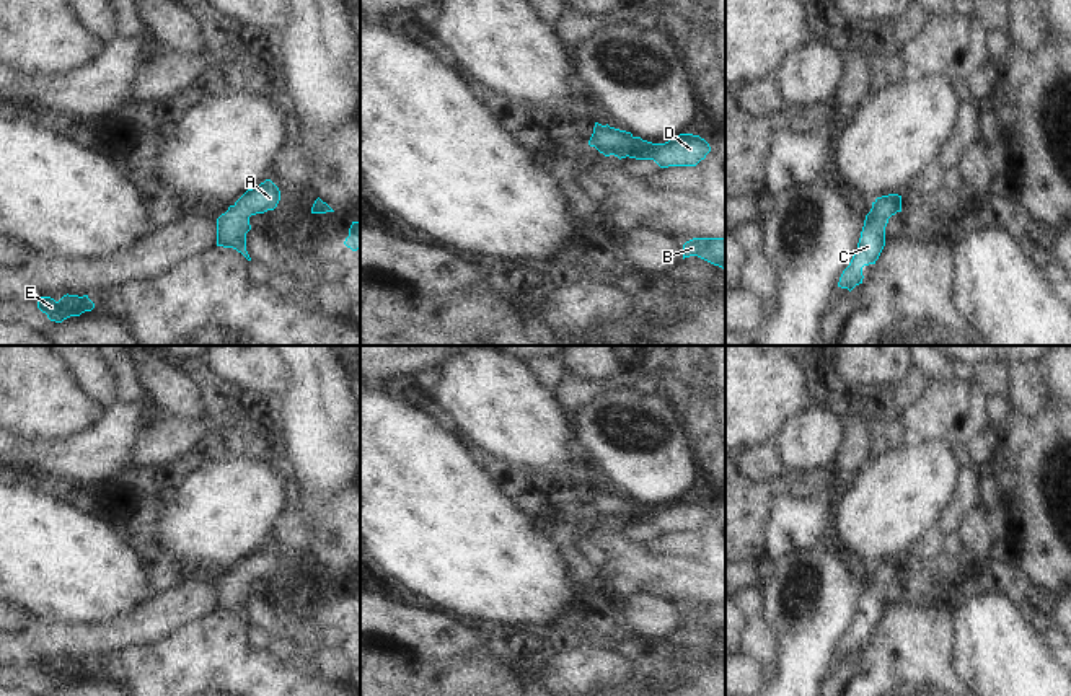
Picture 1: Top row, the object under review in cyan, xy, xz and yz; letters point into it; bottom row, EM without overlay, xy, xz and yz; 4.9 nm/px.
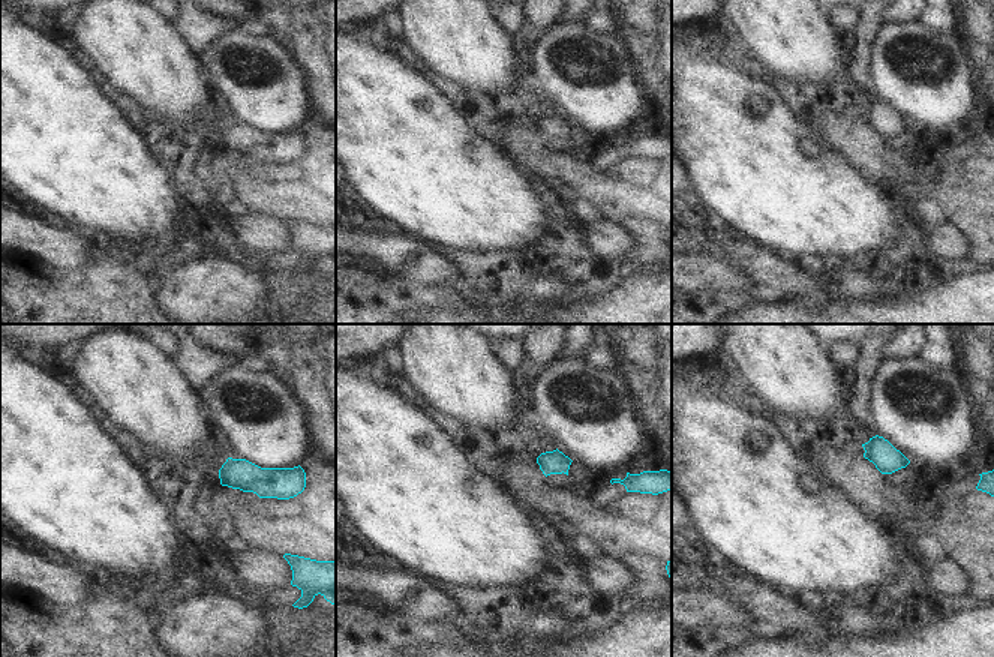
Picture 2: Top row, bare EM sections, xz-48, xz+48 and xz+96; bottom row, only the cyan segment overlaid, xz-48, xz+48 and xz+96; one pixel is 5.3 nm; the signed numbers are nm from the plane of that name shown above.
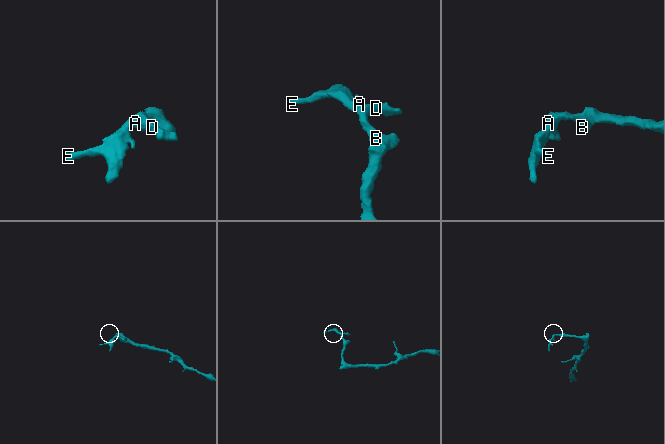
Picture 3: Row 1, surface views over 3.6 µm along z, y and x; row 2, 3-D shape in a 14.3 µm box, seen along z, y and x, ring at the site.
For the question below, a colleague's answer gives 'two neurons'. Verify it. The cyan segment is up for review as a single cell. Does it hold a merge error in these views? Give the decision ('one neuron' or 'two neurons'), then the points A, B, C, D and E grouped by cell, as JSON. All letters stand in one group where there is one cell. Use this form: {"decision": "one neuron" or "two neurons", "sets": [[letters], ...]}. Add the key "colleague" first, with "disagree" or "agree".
{"colleague": "disagree", "decision": "one neuron", "sets": [["A", "B", "C", "D", "E"]]}

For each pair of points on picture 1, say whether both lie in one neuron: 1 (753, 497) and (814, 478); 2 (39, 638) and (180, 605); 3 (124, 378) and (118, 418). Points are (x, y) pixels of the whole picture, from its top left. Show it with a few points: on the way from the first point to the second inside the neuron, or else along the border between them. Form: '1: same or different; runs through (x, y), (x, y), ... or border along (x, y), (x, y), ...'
1: same; runs through (768, 491), (786, 483), (799, 483)
2: same; runs through (74, 638), (108, 638), (145, 625)
3: different; border along (118, 400), (141, 403), (152, 421)

